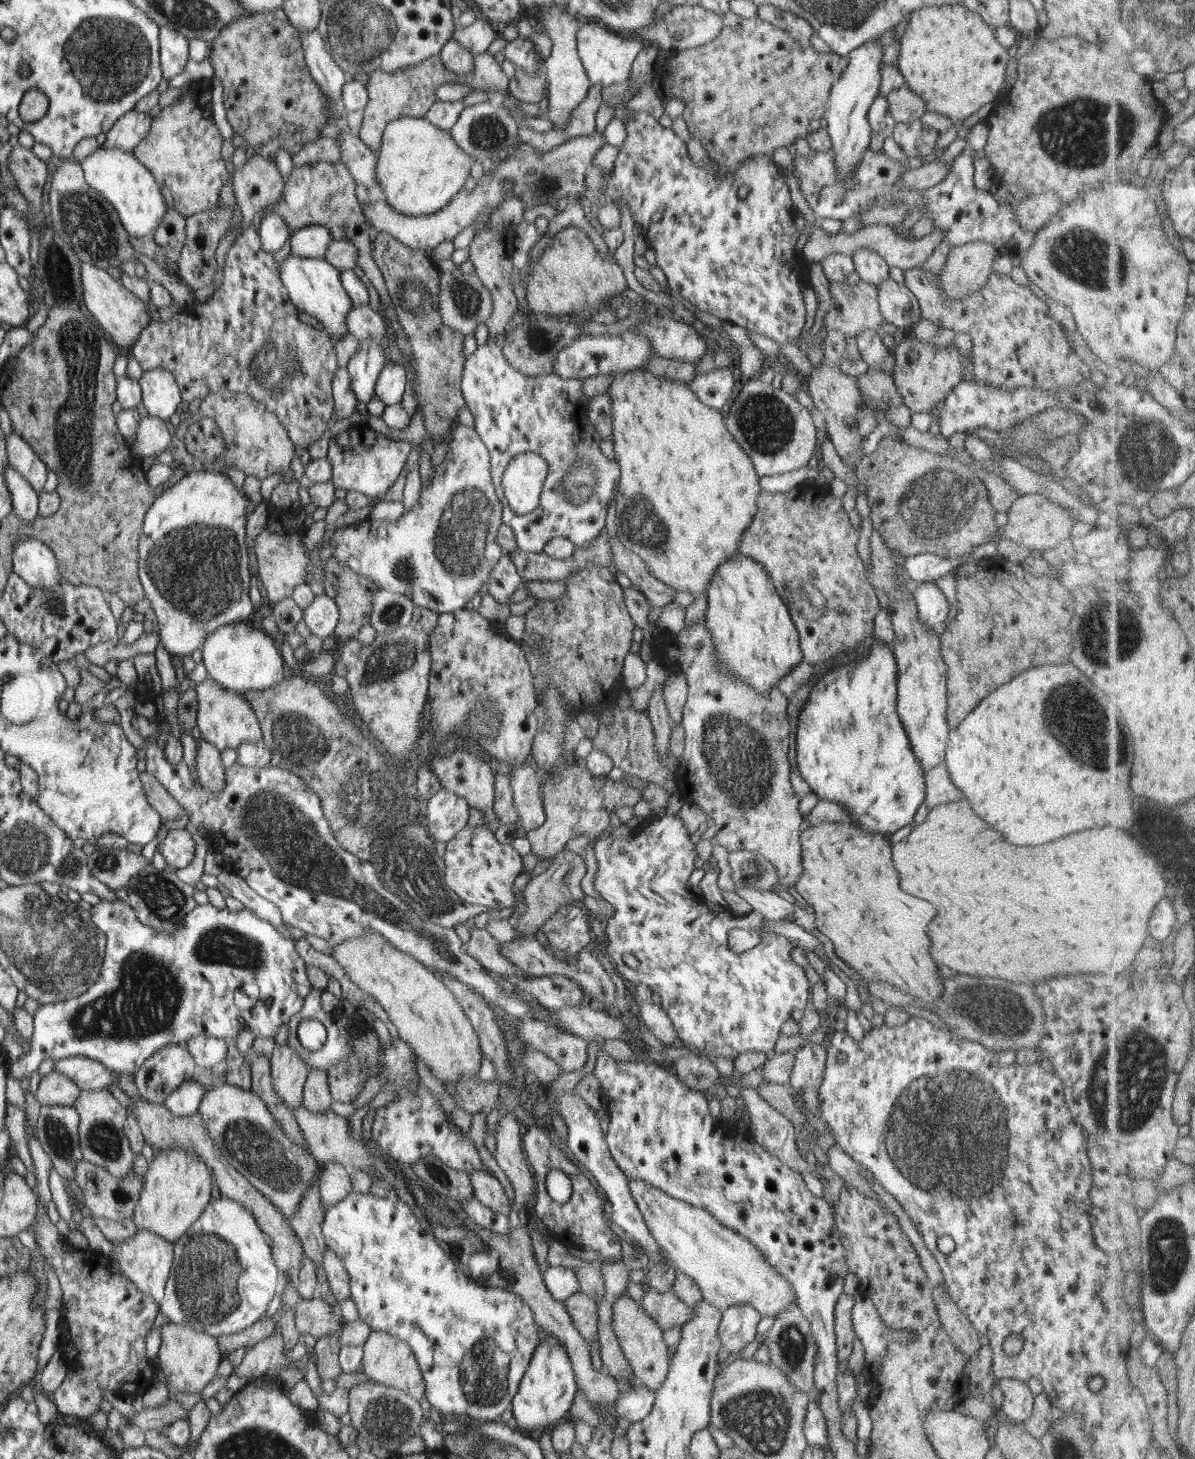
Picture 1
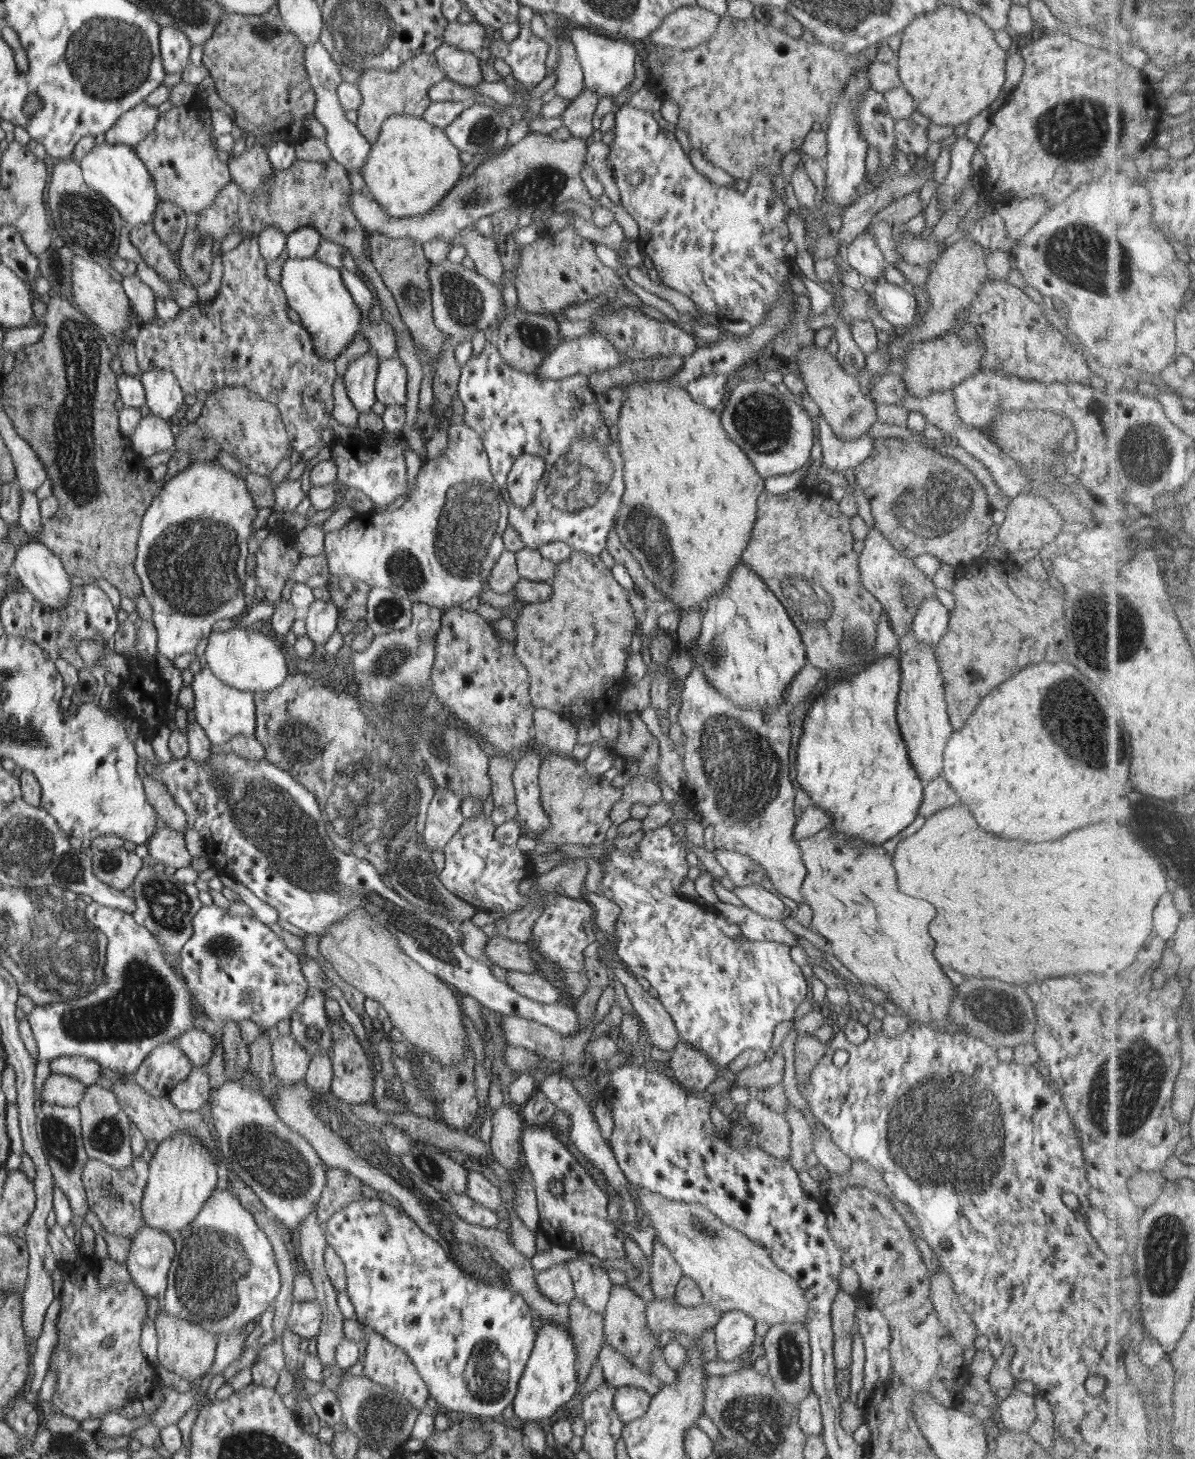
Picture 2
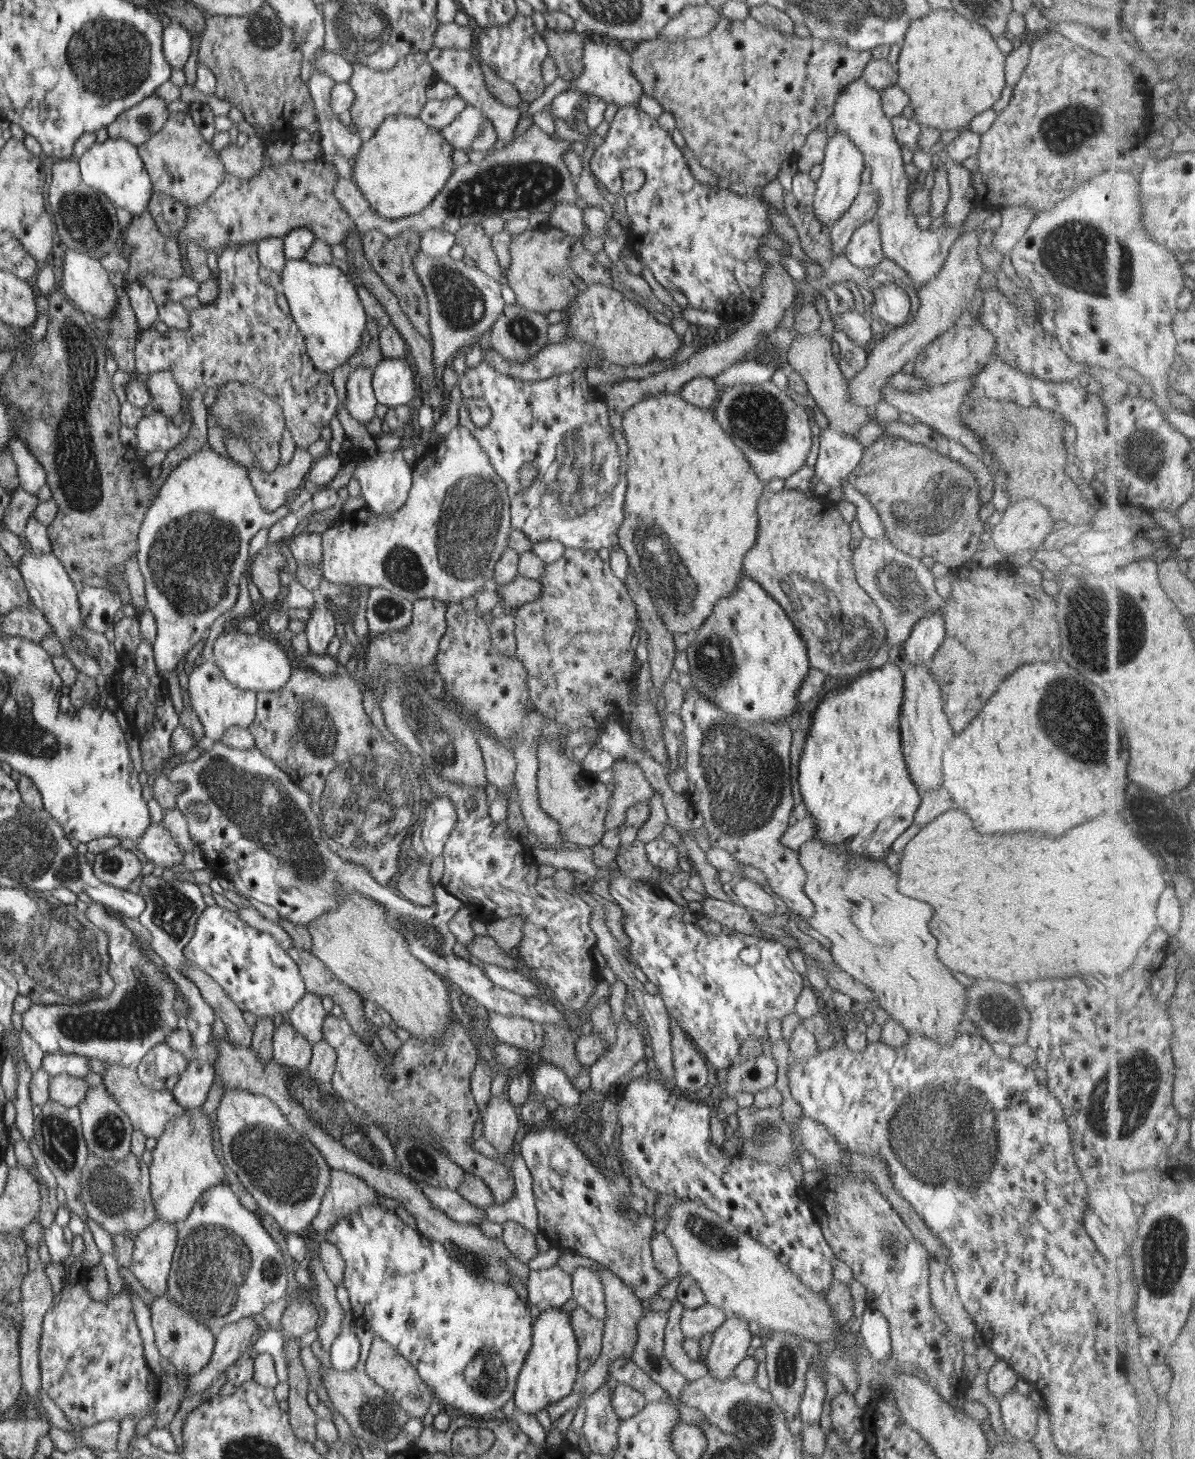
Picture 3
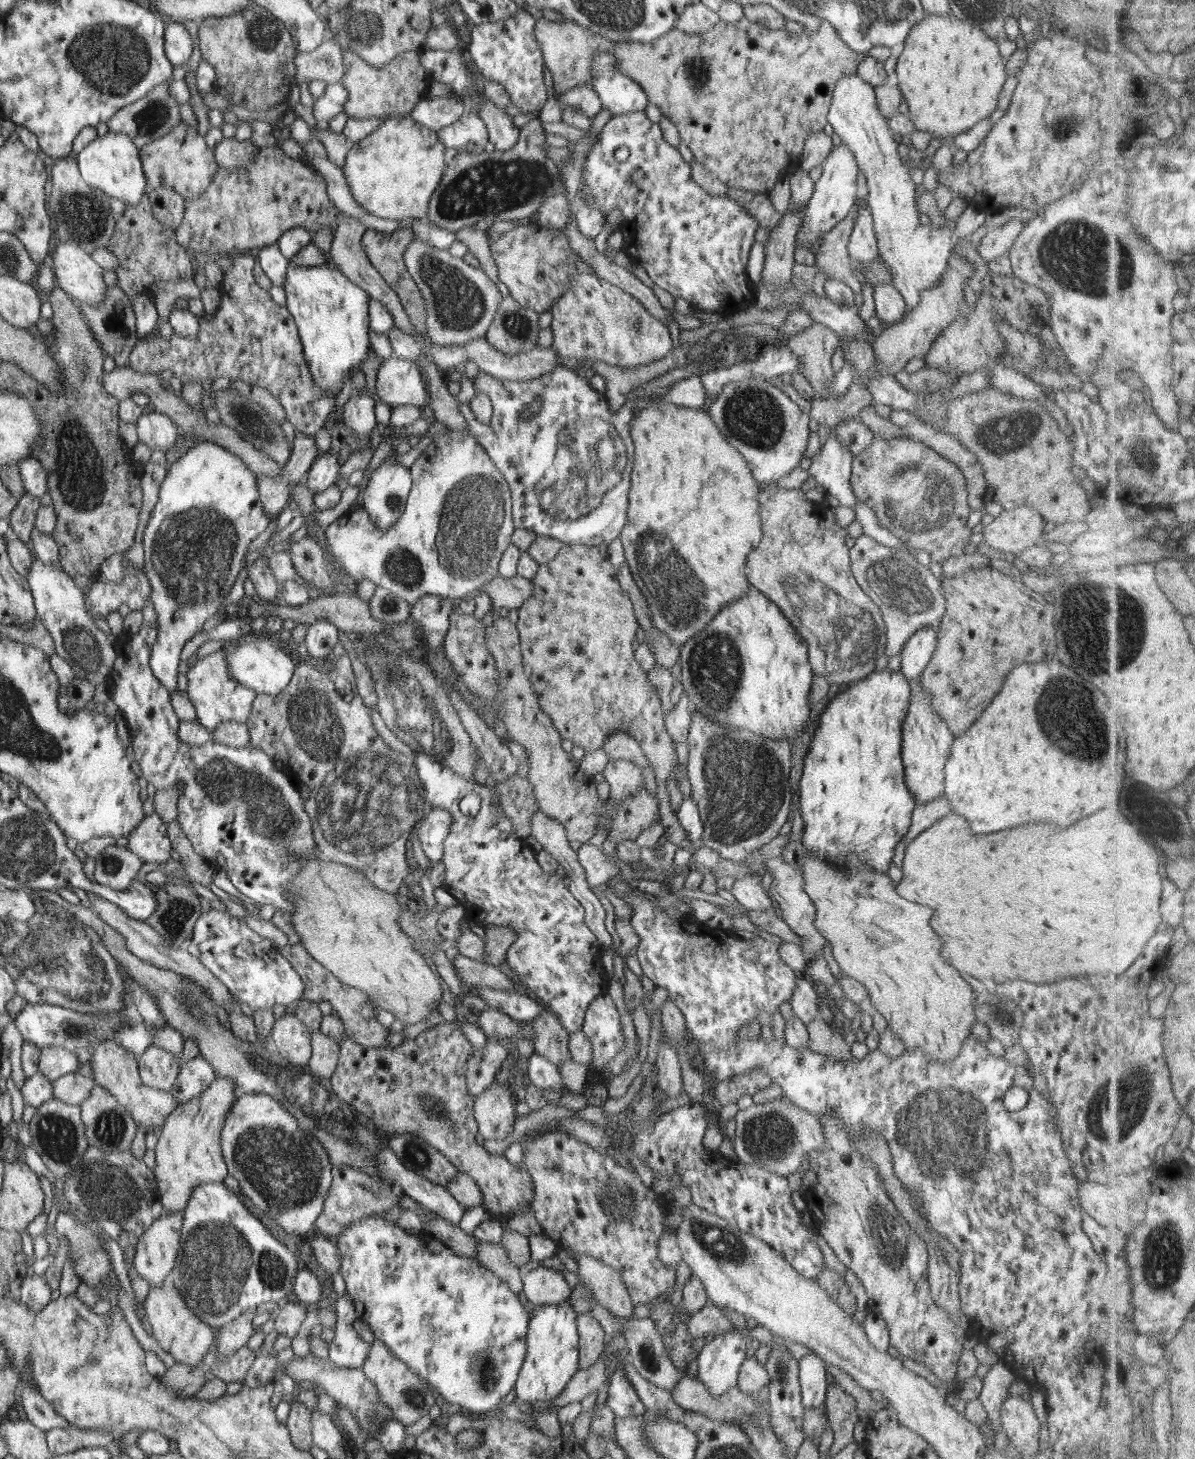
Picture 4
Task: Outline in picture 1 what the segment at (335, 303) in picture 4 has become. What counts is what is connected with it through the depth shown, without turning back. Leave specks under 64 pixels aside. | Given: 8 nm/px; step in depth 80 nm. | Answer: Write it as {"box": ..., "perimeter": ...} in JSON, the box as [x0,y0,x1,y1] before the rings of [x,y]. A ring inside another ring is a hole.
{"box":[279,253,354,343],"perimeter":[[[290,253],[279,267],[279,276],[290,300],[301,310],[318,318],[325,326],[331,339],[337,343],[347,332],[345,323],[347,314],[354,307],[348,293],[343,289],[340,270],[326,260],[301,257]]]}

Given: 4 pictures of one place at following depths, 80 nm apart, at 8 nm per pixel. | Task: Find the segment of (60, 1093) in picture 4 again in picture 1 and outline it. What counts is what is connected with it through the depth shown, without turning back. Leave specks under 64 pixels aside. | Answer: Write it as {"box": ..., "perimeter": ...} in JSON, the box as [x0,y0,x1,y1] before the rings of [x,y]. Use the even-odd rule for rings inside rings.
{"box":[36,1070,81,1107],"perimeter":[[[54,1070],[41,1078],[36,1090],[36,1099],[41,1106],[73,1107],[81,1092],[75,1081]]]}

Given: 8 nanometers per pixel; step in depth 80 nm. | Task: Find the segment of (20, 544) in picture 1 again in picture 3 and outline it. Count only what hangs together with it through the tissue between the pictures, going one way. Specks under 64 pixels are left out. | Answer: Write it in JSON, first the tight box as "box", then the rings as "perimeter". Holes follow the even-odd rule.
{"box":[17,547,121,678],"perimeter":[[[27,547],[26,554],[17,569],[25,579],[31,602],[52,626],[54,636],[60,639],[68,659],[72,661],[76,670],[92,678],[116,675],[121,670],[118,652],[114,652],[115,646],[112,646],[104,635],[90,631],[83,625],[84,621],[80,620],[80,610],[78,610],[79,596],[76,596],[76,588],[68,578],[68,572],[61,560],[53,554],[42,554]]]}

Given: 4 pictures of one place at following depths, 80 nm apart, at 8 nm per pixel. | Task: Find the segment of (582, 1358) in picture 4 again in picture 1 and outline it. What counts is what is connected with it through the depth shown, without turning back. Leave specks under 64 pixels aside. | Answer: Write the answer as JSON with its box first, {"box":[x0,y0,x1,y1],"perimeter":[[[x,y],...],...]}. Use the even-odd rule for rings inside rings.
{"box":[563,1294,598,1348],"perimeter":[[[576,1294],[563,1302],[578,1332],[585,1338],[589,1348],[590,1342],[598,1334],[597,1304],[594,1297],[584,1298]]]}

